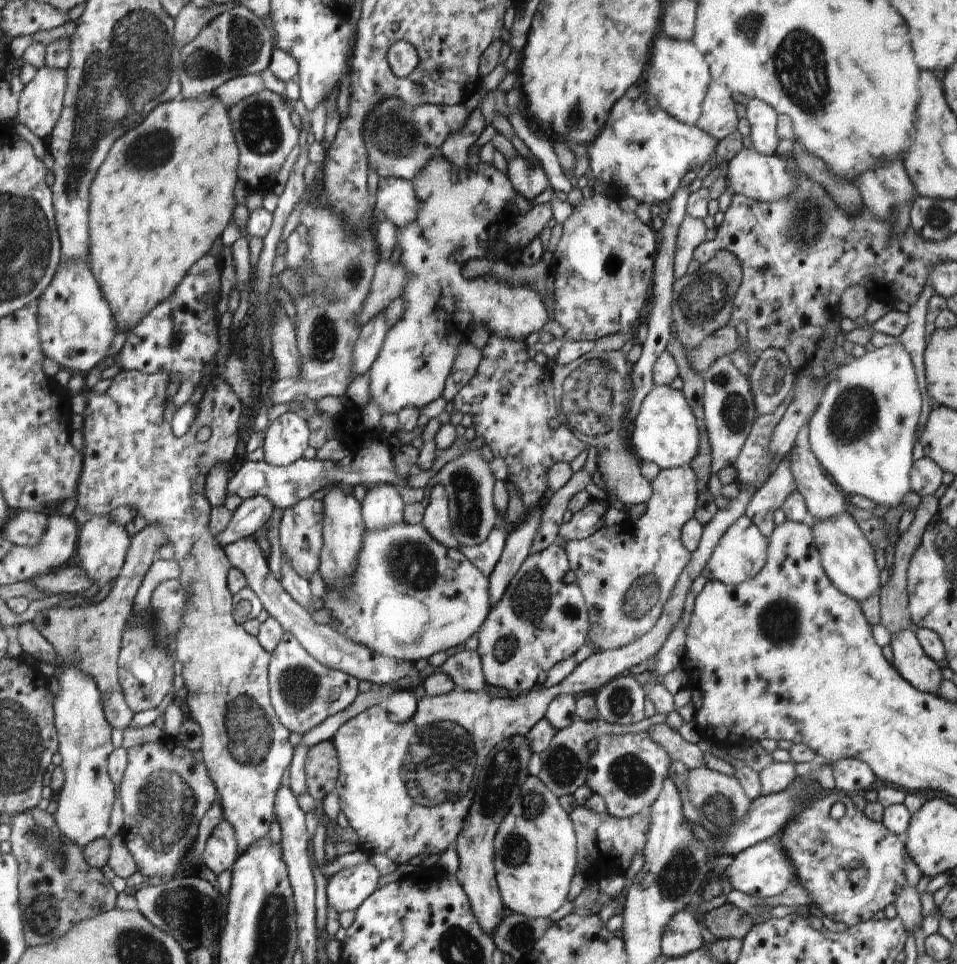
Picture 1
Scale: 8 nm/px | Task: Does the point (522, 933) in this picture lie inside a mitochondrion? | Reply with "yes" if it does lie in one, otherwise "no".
yes

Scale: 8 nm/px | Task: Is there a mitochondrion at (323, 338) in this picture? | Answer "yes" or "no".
yes

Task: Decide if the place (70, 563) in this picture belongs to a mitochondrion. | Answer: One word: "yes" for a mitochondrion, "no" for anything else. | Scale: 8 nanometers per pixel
no

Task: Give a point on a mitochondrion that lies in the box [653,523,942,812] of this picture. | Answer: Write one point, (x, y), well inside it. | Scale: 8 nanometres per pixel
(780, 622)

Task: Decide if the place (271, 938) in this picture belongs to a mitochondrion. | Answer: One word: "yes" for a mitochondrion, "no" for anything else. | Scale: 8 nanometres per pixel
yes

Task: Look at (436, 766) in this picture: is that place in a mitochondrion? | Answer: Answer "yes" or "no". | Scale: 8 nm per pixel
yes

